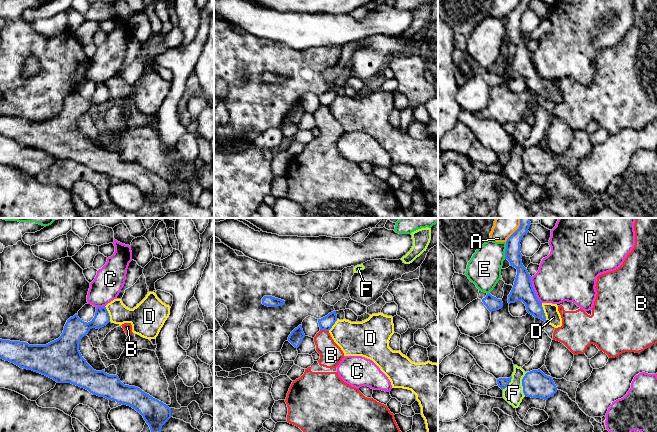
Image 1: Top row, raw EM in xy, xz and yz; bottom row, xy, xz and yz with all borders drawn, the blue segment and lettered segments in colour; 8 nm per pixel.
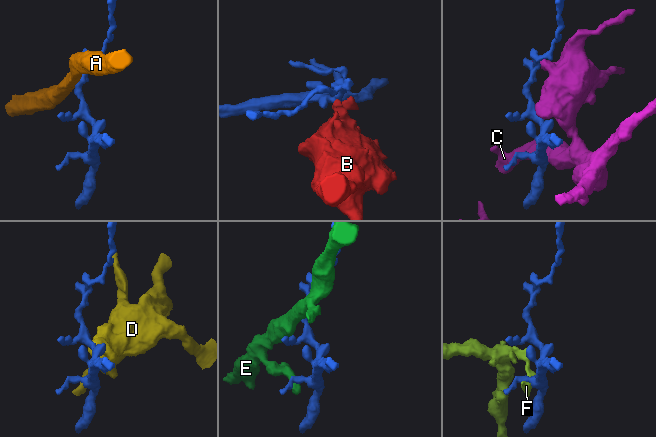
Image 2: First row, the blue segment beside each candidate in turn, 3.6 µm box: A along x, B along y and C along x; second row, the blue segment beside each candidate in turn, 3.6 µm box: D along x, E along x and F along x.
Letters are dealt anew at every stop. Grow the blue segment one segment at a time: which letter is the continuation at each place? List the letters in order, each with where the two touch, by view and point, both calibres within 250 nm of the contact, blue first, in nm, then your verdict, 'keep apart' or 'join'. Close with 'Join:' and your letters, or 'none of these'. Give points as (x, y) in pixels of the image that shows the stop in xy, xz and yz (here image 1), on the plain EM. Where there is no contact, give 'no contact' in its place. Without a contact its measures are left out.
A: meets blue in yz at (513, 9); 130 nm thick on the blue side, 140 nm on the other; keep apart
B: meets blue in xz at (324, 105); 110 nm thick on the blue side, 180 nm on the other; keep apart
C: meets blue in yz at (533, 66); 170 nm thick on the blue side, 380 nm on the other; keep apart
D: meets blue in yz at (544, 89); 160 nm thick on the blue side, 120 nm on the other; keep apart
E: meets blue in yz at (505, 26); 130 nm thick on the blue side, 280 nm on the other; keep apart
F: meets blue in yz at (522, 160); 220 nm thick on the blue side, 160 nm on the other; keep apart
Join: none of these

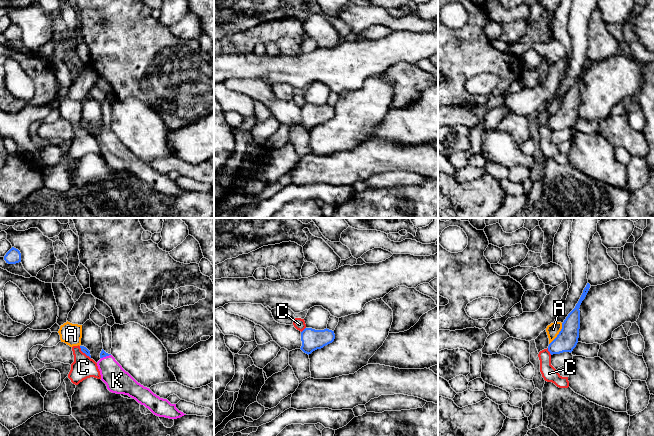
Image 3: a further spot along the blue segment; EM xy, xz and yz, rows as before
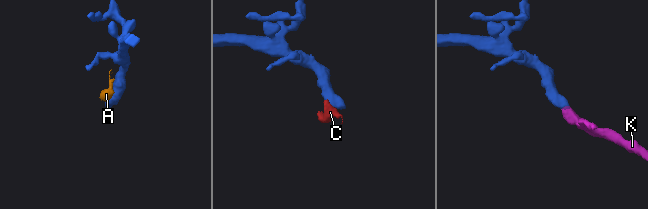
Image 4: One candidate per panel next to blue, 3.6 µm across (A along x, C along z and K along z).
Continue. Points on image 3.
A: meets blue in yz at (558, 110); 170 nm thick on the blue side, 100 nm on the other; keep apart
C: meets blue in xy at (84, 128); 50 nm thick on the blue side, 190 nm on the other; keep apart
K: meets blue in xy at (105, 132); 50 nm thick on the blue side, 200 nm on the other; join
Join: K

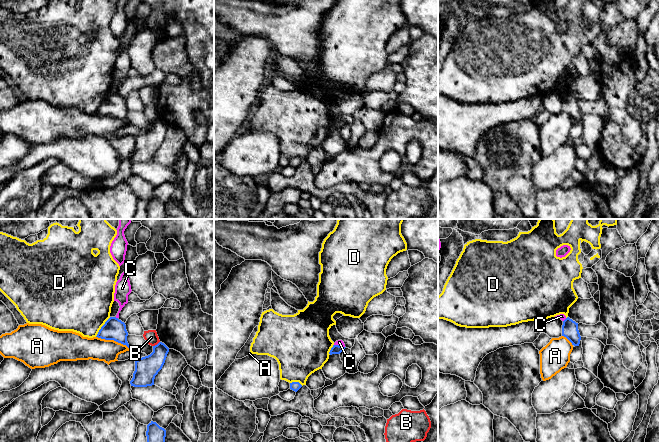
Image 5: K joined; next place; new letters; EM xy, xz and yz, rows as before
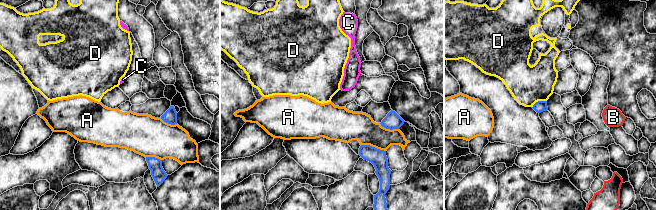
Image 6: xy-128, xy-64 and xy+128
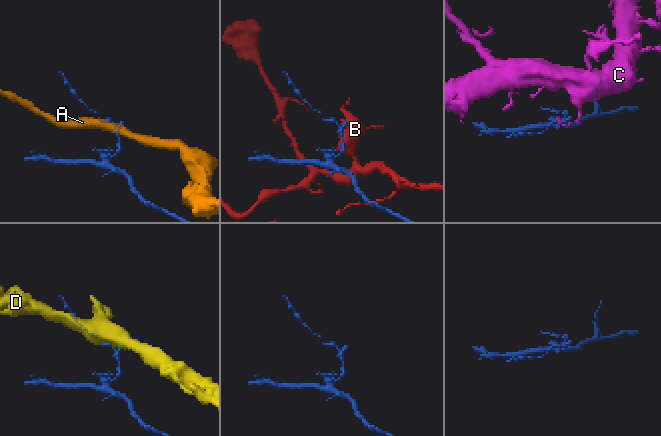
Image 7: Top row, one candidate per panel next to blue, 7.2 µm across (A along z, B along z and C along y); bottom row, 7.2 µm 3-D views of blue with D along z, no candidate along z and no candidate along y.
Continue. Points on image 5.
A: meets blue in xy at (113, 115); 180 nm thick on the blue side, 190 nm on the other; keep apart
B: meets blue in xy at (157, 120); 190 nm thick on the blue side, 110 nm on the other; keep apart
C: meets blue in xz at (338, 121); 80 nm thick on the blue side, 50 nm on the other; keep apart
D: meets blue in xy at (101, 103); 180 nm thick on the blue side, 480 nm on the other; keep apart
Join: none of these

